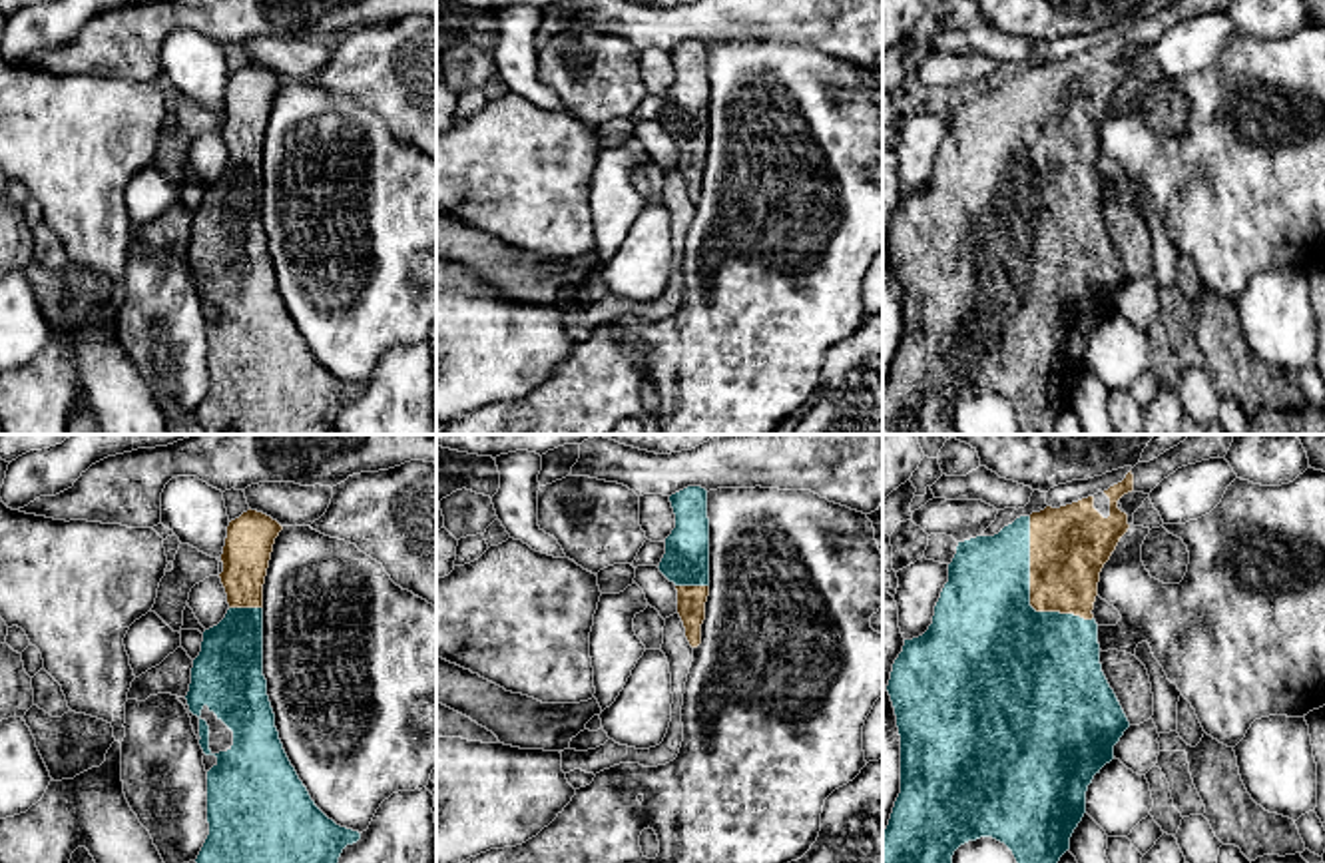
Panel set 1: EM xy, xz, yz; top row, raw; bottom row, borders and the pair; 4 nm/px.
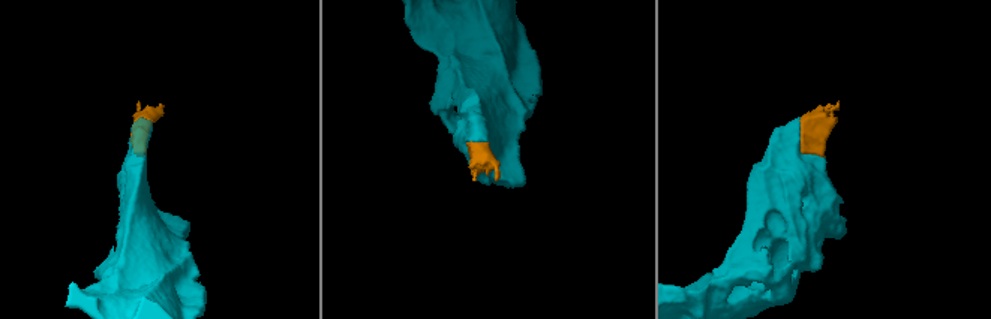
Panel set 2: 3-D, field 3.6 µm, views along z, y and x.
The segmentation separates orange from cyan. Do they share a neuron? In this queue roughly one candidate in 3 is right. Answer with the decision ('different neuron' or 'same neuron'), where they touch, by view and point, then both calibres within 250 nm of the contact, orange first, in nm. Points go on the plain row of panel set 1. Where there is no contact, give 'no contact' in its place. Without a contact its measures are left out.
same neuron; meets orange in yz at (1031, 144); 320 nm thick on the orange side, 440 nm on the other

